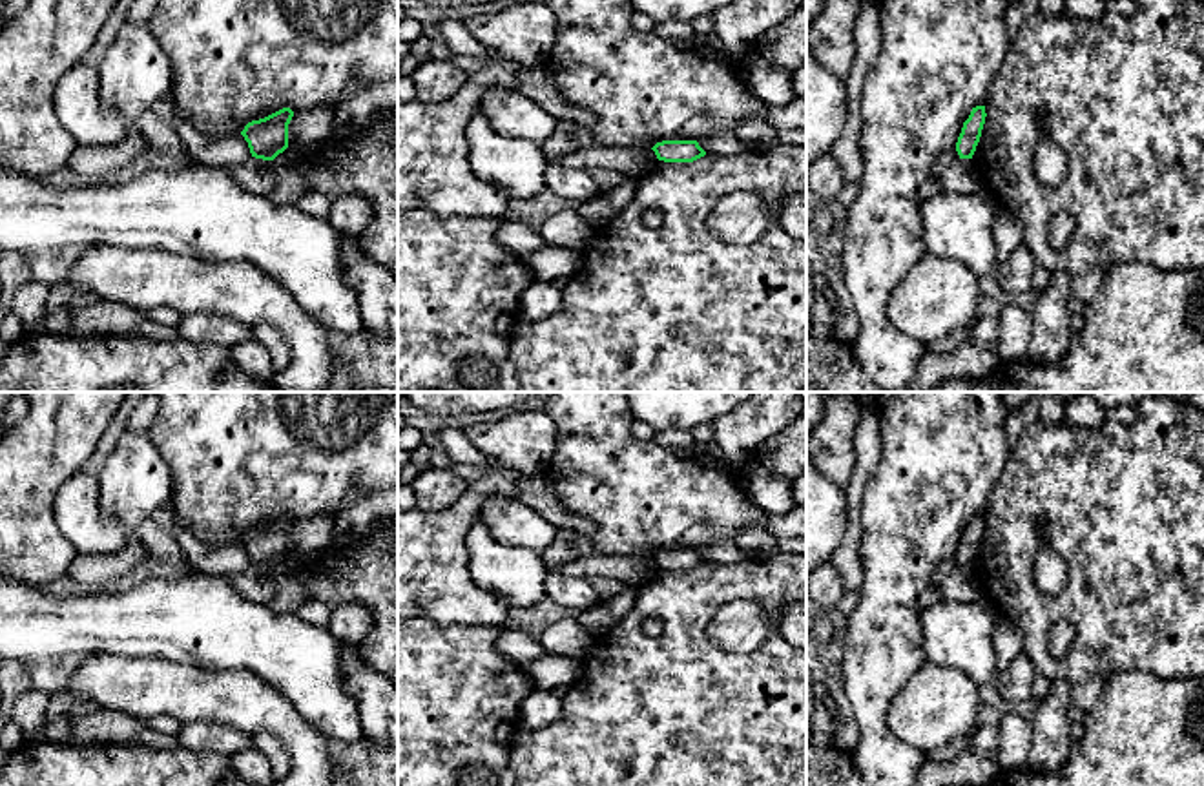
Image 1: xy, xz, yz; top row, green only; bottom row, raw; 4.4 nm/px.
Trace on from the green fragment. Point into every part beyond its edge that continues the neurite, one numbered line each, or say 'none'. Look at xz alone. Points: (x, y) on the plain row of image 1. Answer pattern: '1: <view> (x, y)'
none

